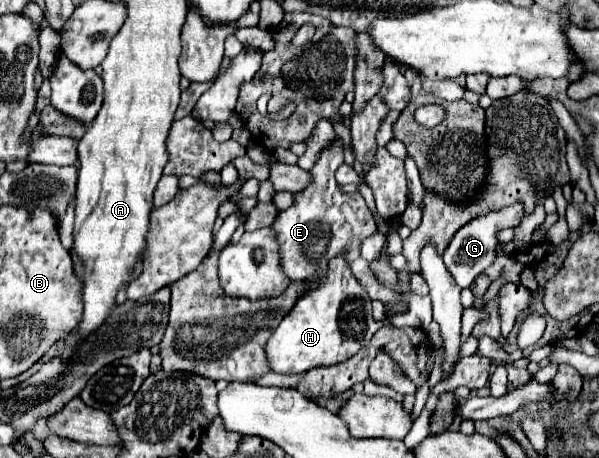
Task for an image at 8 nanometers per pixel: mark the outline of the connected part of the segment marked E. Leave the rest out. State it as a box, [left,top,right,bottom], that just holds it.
[273,140,399,306]

